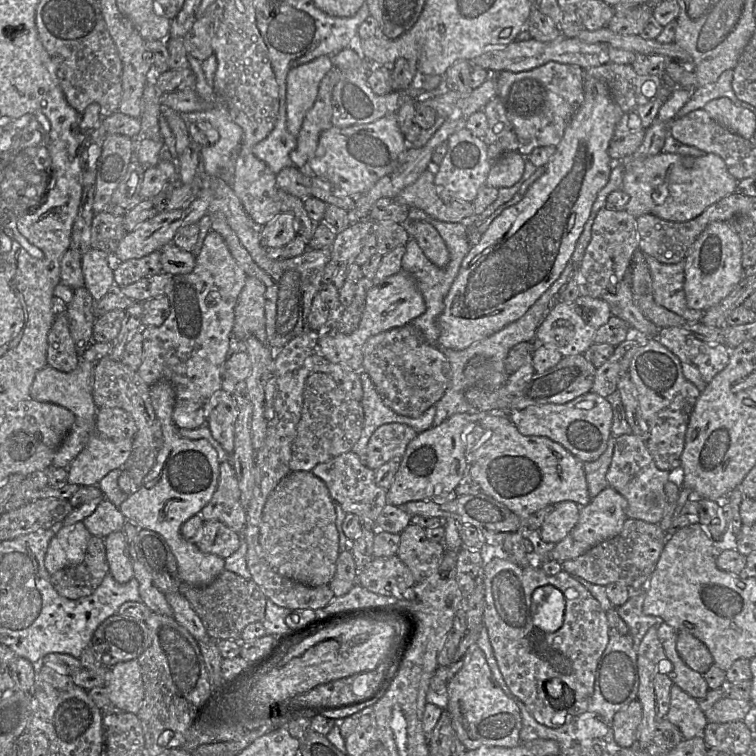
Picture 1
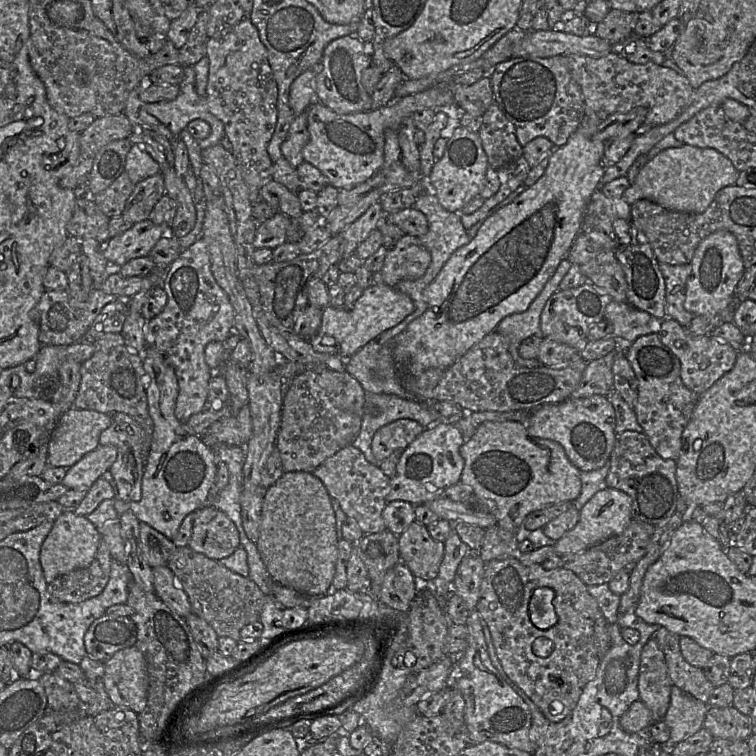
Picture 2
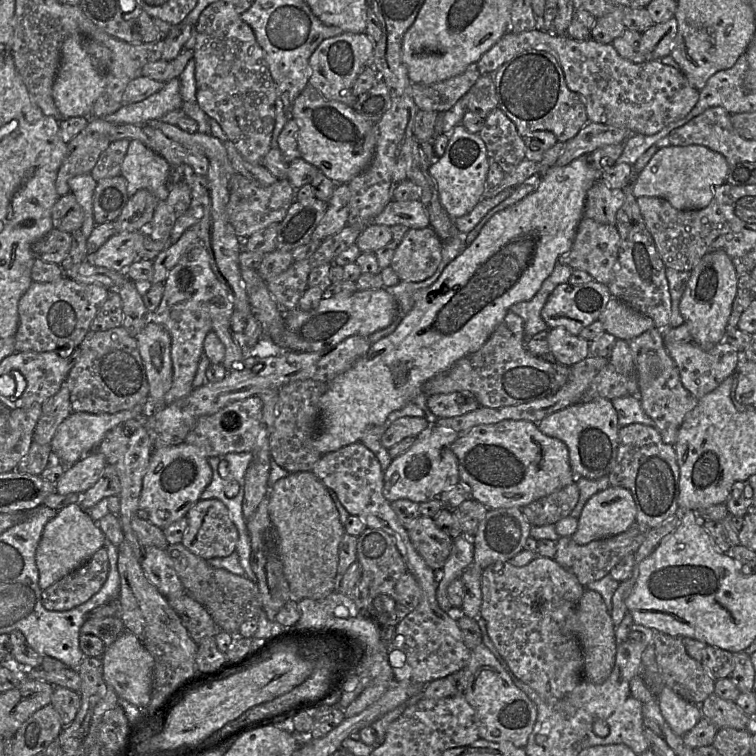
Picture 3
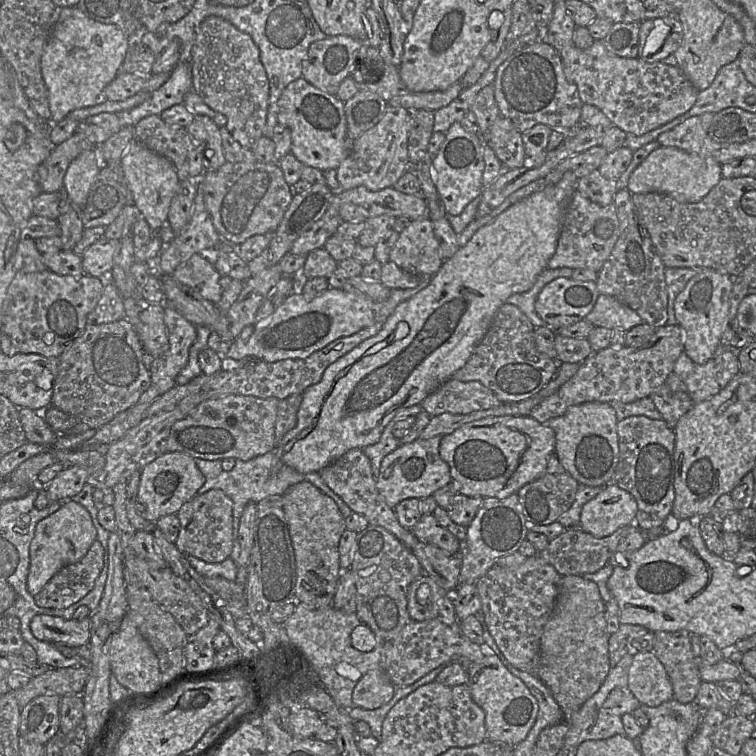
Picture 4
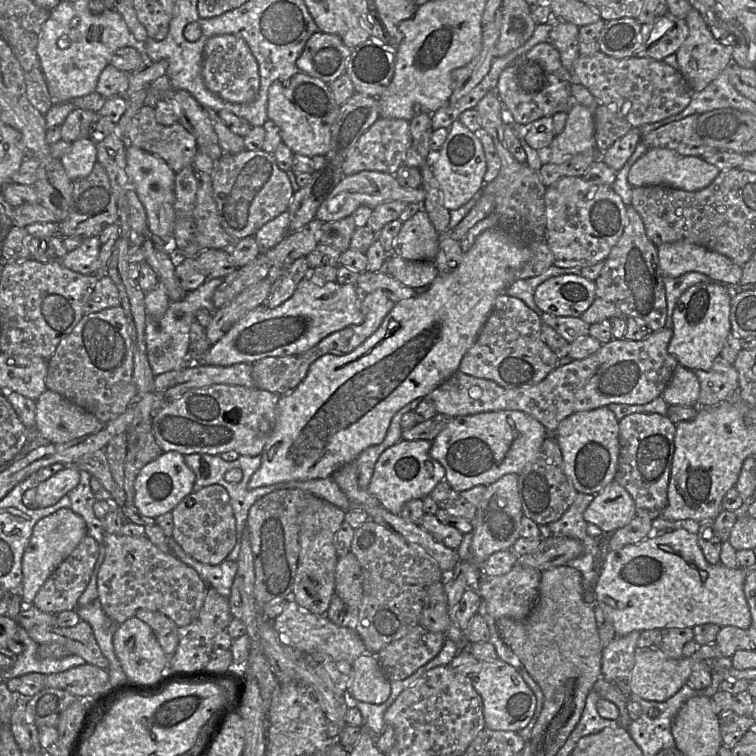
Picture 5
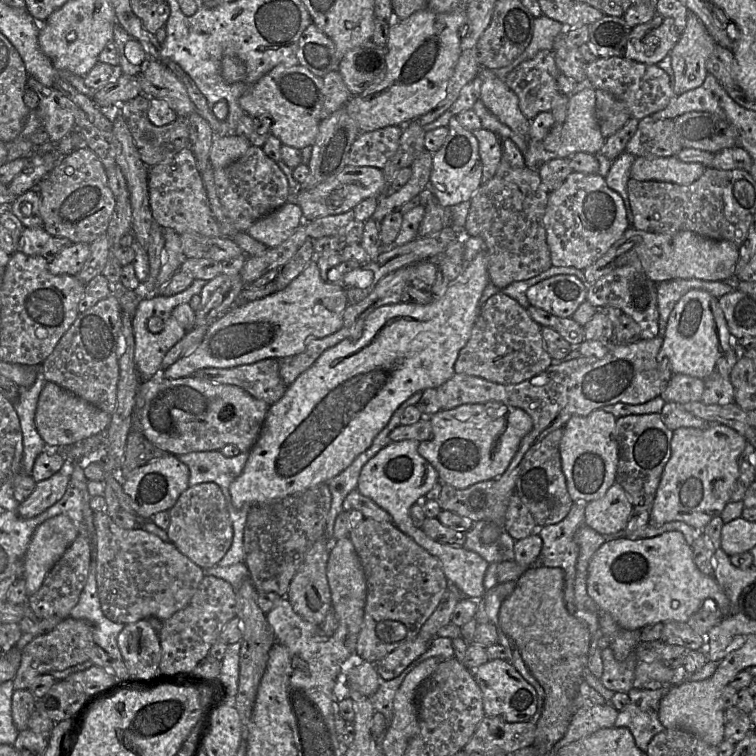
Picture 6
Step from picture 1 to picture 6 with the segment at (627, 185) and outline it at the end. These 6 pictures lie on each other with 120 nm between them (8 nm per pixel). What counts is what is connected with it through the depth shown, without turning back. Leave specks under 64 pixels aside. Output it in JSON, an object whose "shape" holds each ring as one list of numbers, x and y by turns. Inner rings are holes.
{"shape":[[659,156,636,157,630,170,630,178,638,181,661,181,689,185,699,179,706,166,701,163,686,163,677,158]]}

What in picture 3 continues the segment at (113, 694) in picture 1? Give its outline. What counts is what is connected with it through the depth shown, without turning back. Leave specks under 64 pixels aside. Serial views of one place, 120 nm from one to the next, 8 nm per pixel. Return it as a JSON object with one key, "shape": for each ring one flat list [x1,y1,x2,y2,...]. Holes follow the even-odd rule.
{"shape":[[130,631,124,632,113,642,102,656,103,678,119,698,142,709,150,703,153,686,154,659,139,639]]}

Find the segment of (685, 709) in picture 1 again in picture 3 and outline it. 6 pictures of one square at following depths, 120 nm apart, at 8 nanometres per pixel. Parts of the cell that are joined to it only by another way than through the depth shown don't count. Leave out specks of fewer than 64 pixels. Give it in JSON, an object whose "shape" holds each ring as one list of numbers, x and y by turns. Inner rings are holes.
{"shape":[[667,686,662,689,657,703,671,730,681,737,690,732,703,717,699,705,686,701]]}

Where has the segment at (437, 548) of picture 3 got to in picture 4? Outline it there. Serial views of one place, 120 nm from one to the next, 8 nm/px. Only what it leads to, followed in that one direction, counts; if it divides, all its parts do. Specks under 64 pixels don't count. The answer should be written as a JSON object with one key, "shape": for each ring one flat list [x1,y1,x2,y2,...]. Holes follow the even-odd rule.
{"shape":[[422,514,411,532,419,541,435,545,448,553,459,551,461,541,440,526,433,514]]}

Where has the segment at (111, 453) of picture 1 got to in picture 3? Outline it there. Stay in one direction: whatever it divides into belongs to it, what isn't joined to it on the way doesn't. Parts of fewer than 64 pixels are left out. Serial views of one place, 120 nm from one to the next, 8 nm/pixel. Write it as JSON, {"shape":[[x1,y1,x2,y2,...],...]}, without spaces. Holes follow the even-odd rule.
{"shape":[[88,453,72,466,66,466,65,472,55,483,56,493,83,494,97,482,106,465,107,461,102,453]]}

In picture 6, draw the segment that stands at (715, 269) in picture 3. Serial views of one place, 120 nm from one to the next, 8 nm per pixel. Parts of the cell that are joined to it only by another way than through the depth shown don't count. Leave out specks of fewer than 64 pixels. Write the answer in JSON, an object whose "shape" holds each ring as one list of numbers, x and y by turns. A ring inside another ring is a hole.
{"shape":[[690,290,670,313,657,362,661,369,670,369,673,374,705,379,713,373,721,356,734,346,733,340,718,298,705,290]]}

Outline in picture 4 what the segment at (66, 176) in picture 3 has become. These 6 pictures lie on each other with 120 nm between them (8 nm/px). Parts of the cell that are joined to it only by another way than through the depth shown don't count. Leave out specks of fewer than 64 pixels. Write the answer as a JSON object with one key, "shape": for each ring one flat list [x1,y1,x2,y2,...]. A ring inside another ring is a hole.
{"shape":[[78,132,63,143,54,145,37,170,37,180,42,191,52,193,63,190,69,164,82,152,95,150,99,146,91,142,85,134]]}

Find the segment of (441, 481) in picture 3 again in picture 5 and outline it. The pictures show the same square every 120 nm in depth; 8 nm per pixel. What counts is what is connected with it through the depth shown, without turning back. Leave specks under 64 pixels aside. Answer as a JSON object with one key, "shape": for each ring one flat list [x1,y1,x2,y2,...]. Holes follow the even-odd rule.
{"shape":[[401,440,378,458,367,491,389,512,399,515,402,506,412,499,423,499,445,478,444,467,430,456,432,441]]}

